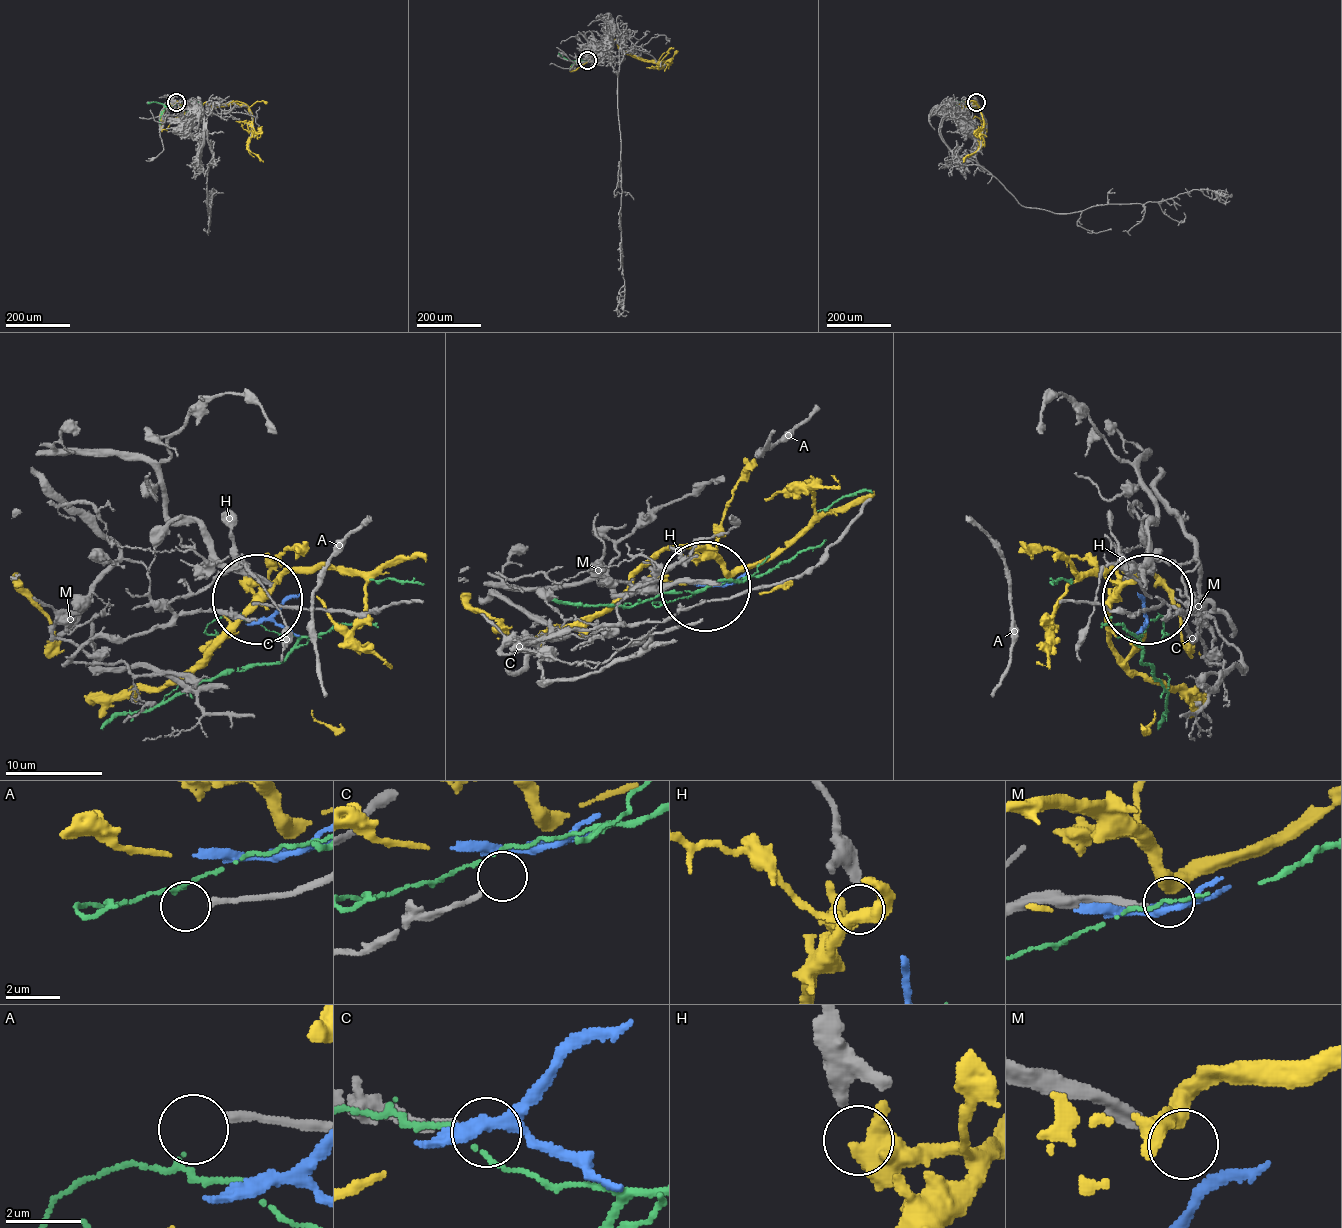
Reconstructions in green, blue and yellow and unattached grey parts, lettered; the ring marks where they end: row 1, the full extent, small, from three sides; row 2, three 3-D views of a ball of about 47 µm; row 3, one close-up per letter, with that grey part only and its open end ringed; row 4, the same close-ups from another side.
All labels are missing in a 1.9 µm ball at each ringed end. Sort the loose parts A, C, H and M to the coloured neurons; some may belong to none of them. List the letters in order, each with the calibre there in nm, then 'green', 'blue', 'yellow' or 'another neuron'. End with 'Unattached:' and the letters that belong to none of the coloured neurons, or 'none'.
A: calibre 240 nm; another neuron
C: calibre 170 nm; another neuron
H: calibre 360 nm; yellow
M: calibre 320 nm; another neuron
Unattached: A, C, M

